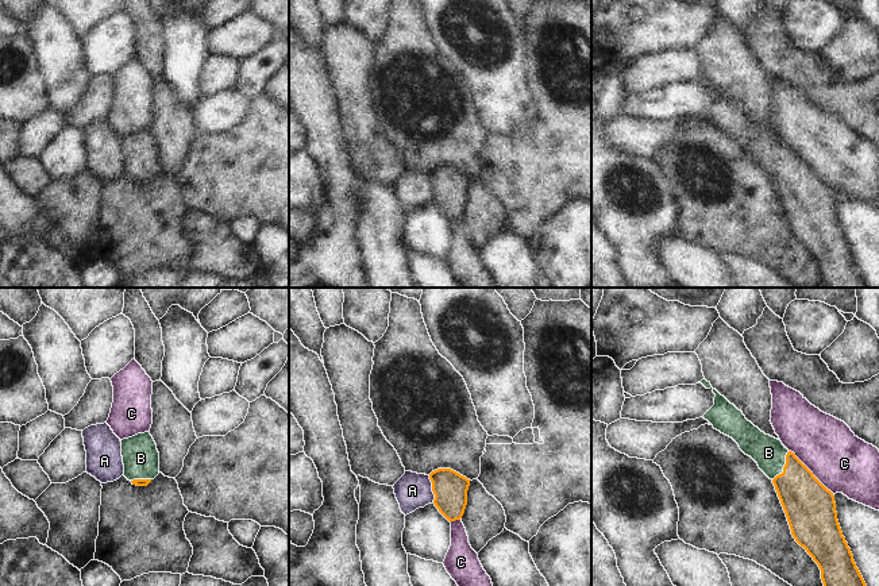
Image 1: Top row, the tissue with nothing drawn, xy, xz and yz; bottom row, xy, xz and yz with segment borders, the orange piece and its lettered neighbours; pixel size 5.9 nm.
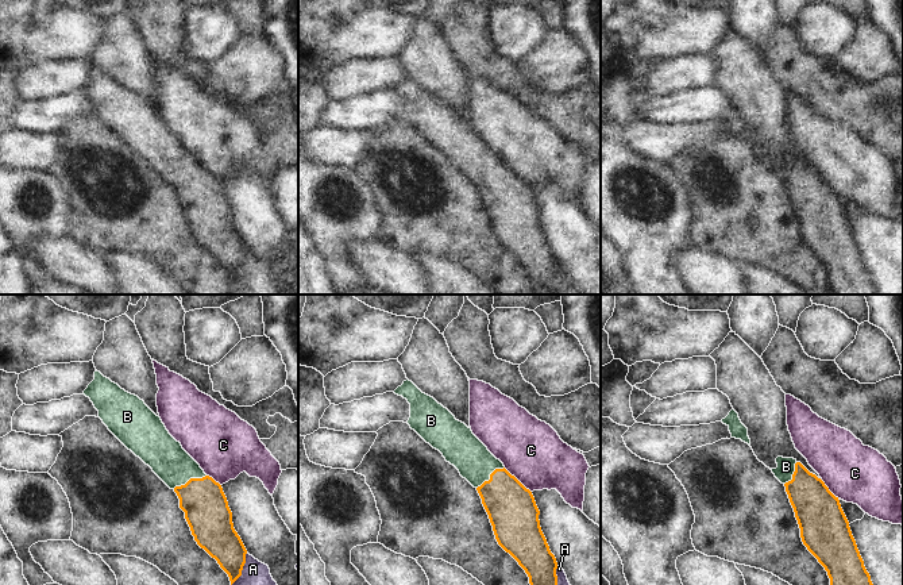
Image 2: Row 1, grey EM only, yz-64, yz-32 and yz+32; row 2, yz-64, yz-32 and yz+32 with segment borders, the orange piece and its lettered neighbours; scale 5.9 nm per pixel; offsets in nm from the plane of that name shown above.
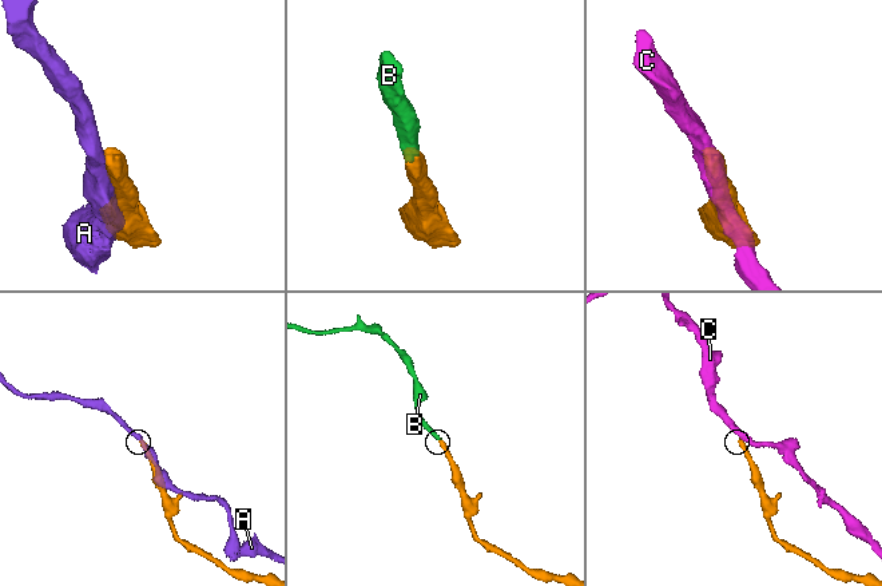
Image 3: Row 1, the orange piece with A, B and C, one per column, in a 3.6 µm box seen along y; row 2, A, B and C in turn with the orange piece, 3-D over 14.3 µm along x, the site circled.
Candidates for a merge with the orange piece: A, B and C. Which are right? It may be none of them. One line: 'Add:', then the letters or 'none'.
Add: B

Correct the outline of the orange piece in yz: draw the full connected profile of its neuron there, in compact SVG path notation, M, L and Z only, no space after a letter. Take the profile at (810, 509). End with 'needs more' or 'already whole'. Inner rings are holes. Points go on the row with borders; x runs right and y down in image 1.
M713 389L713 393L716 394L714 405L702 417L714 429L732 437L740 450L751 456L772 481L786 513L791 535L818 564L824 586L867 586L843 536L833 493L780 440L762 432L716 389Z; needs more

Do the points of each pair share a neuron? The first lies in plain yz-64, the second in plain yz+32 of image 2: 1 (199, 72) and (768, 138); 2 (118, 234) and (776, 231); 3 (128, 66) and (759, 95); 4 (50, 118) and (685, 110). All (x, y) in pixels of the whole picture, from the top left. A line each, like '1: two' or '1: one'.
1: two
2: one
3: one
4: one

